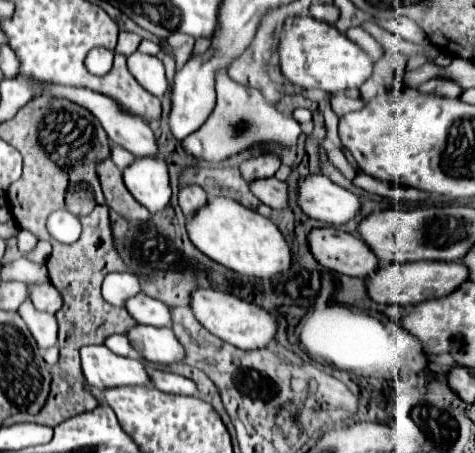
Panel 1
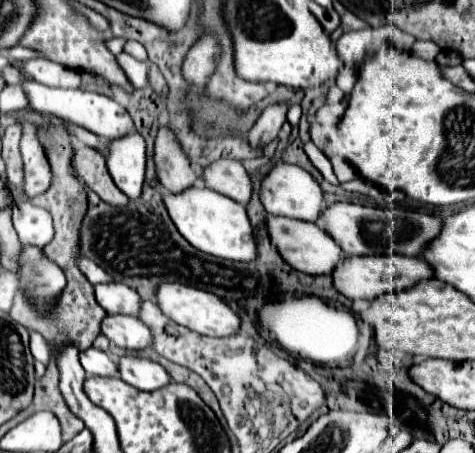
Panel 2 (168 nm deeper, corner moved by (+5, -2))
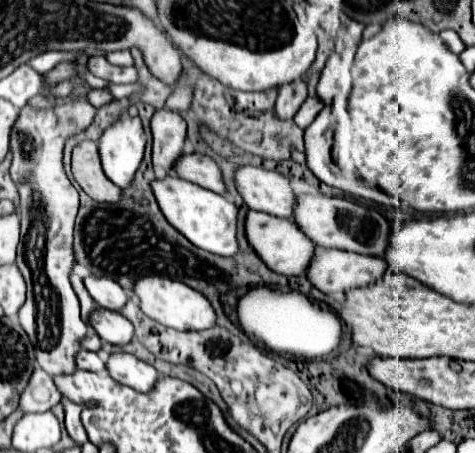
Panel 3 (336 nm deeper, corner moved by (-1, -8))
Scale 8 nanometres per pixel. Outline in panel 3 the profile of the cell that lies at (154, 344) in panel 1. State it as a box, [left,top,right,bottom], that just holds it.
[90,308,134,346]

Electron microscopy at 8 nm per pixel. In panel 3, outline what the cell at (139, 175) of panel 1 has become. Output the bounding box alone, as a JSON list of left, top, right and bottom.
[100,118,144,190]

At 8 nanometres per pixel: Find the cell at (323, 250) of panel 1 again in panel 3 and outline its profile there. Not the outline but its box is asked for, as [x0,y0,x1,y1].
[246,210,316,276]

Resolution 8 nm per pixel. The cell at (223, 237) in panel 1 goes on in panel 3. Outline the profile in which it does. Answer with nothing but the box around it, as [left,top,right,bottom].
[152,176,238,256]

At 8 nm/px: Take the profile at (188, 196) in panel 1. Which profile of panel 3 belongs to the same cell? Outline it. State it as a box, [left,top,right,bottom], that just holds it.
[150,110,186,176]

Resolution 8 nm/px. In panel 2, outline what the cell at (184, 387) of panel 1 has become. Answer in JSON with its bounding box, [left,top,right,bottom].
[118,356,170,392]

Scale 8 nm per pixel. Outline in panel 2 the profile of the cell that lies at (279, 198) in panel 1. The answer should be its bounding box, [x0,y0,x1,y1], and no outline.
[202,158,252,206]

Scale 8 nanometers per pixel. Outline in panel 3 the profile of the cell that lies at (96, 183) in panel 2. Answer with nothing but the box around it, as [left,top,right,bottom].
[72,142,122,202]

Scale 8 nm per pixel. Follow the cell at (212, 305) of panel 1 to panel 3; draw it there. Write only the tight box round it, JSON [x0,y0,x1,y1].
[134,276,216,332]

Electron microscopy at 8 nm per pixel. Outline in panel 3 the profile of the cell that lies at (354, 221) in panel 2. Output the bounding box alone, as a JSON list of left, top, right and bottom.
[294,194,392,256]

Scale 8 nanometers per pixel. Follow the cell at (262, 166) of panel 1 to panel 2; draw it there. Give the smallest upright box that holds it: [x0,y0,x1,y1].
[248,102,288,148]

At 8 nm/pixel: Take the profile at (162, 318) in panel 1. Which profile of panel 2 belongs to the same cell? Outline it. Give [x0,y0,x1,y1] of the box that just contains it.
[94,282,140,316]

